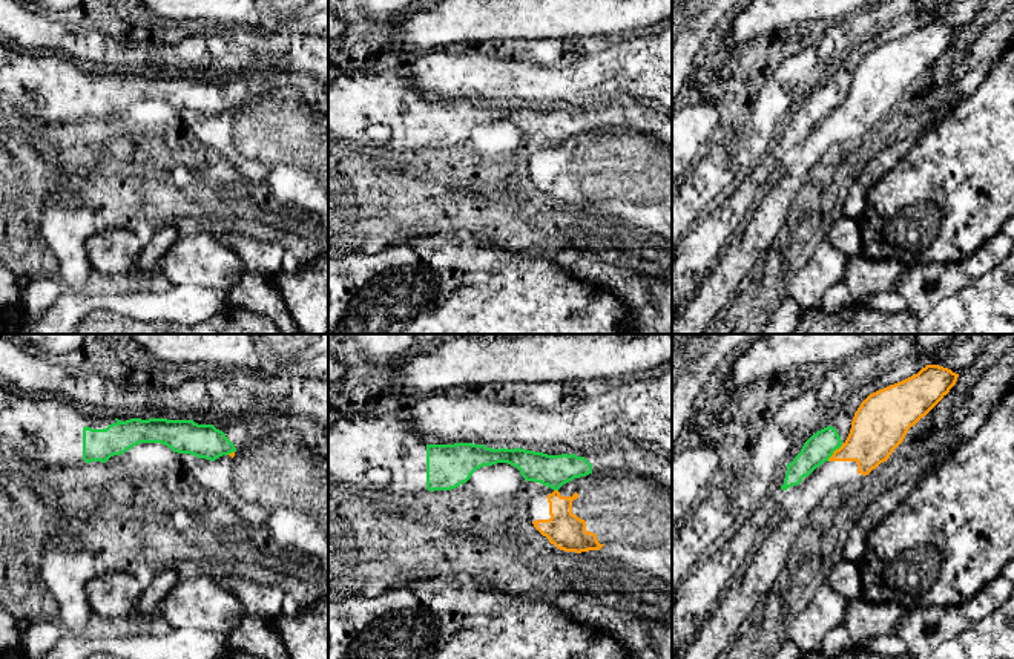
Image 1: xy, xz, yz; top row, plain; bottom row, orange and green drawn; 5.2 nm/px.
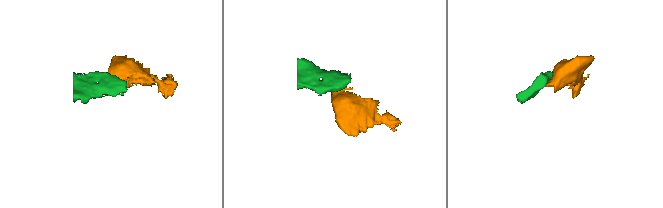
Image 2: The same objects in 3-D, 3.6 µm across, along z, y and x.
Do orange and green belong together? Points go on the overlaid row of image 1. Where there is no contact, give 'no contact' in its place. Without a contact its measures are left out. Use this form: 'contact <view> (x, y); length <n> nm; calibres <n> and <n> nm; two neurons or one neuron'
contact yz (833, 452); length 130 nm; calibres 260 and 150 nm; two neurons

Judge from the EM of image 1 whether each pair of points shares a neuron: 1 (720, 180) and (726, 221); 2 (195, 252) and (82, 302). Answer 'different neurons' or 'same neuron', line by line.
1: different neurons
2: different neurons

